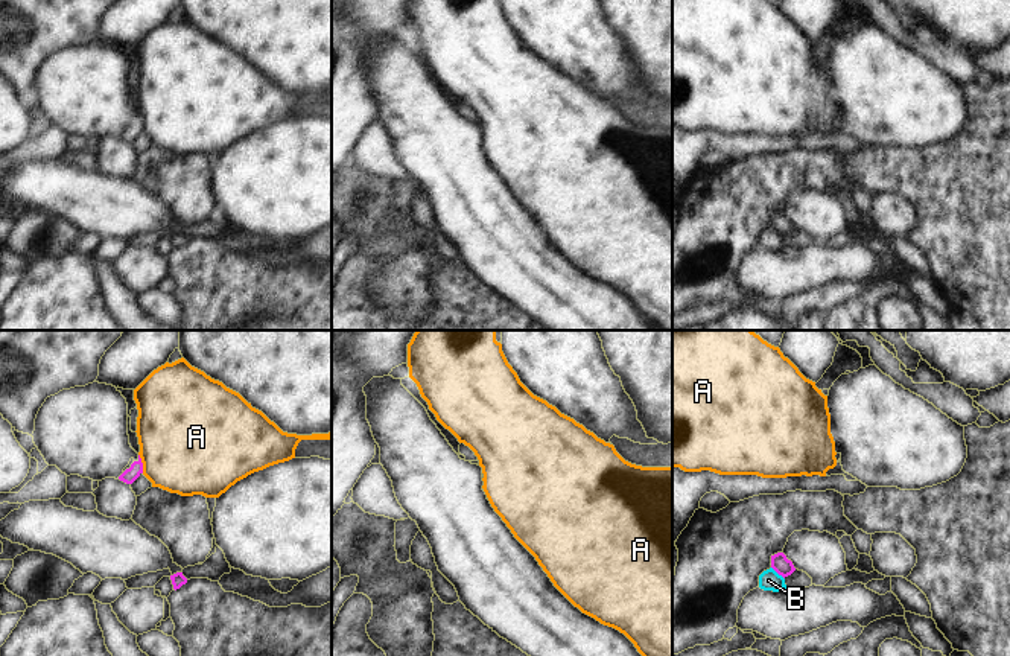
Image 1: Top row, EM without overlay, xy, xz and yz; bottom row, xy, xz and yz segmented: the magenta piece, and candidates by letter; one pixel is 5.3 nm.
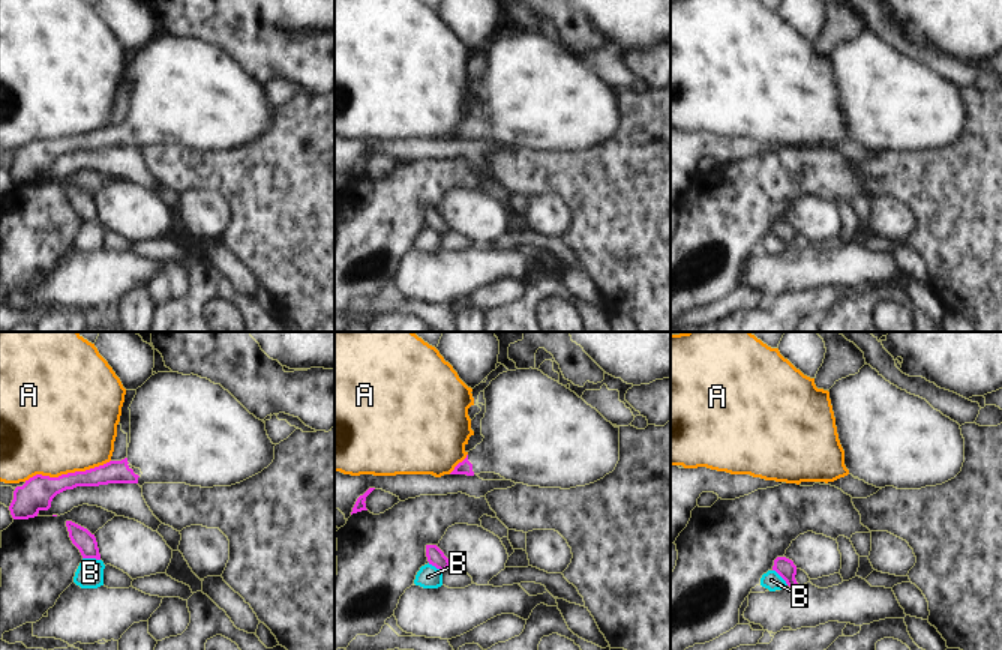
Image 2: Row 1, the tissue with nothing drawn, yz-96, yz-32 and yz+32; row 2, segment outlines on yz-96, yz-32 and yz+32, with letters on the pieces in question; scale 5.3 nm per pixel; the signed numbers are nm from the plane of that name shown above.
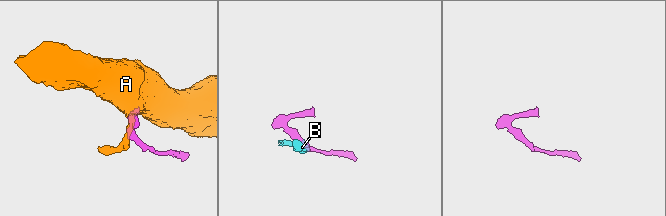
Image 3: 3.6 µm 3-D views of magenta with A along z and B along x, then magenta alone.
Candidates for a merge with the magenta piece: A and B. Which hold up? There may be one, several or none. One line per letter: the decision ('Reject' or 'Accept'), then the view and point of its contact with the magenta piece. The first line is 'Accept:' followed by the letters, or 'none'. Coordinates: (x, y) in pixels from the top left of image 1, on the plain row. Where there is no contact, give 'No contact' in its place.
Accept: none
A: Reject. Touches magenta at xy (142, 122)
B: Reject. Touches magenta at yz (778, 232)

